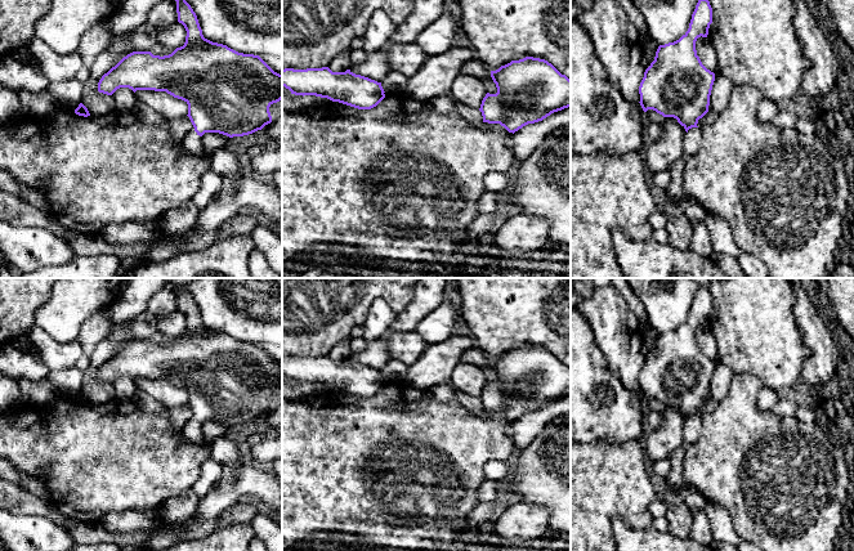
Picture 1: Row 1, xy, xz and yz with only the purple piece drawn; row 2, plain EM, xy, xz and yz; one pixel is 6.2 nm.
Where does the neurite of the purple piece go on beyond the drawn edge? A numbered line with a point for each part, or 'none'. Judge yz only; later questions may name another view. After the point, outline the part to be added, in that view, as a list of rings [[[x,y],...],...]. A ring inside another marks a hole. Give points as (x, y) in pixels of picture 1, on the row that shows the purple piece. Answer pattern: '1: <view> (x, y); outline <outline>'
1: yz (692, 140); outline [[[692,127],[684,136],[683,151],[687,156],[693,156],[702,142],[702,129],[701,127]]]

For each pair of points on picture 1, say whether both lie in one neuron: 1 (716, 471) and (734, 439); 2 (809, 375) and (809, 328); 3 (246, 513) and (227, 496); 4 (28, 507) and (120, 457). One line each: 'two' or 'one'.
1: one
2: one
3: two
4: two

